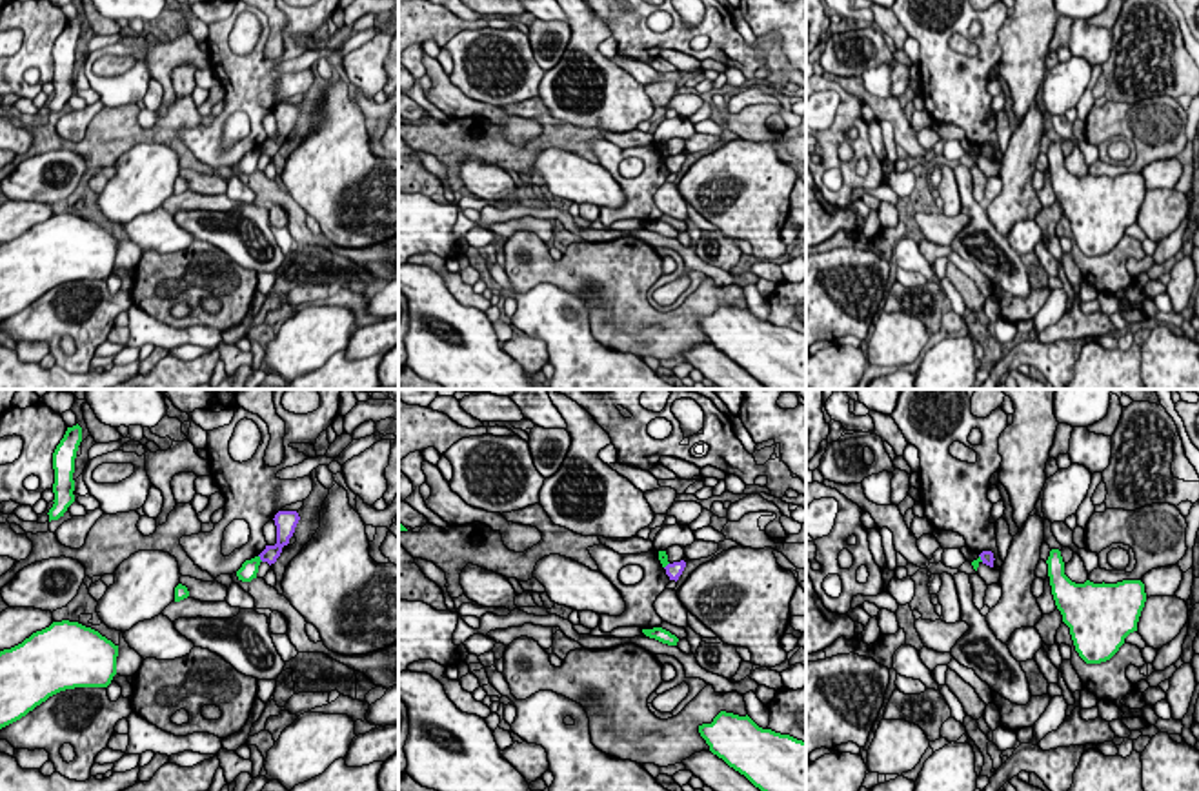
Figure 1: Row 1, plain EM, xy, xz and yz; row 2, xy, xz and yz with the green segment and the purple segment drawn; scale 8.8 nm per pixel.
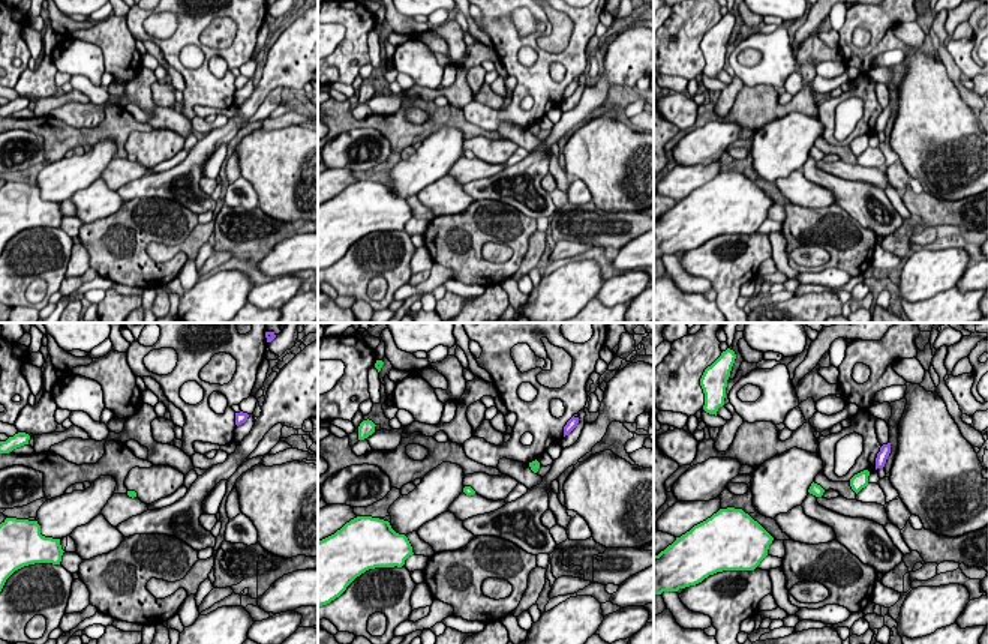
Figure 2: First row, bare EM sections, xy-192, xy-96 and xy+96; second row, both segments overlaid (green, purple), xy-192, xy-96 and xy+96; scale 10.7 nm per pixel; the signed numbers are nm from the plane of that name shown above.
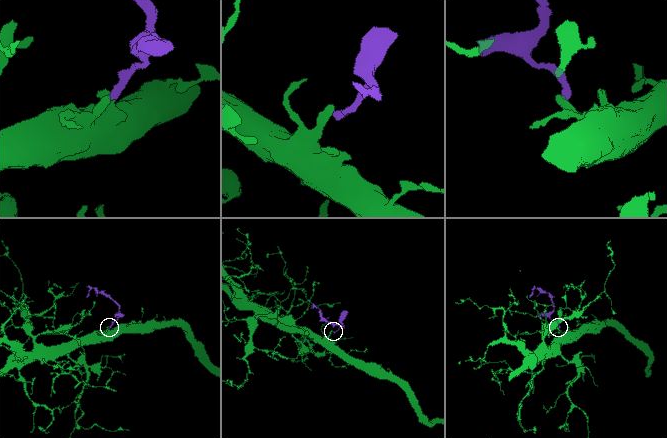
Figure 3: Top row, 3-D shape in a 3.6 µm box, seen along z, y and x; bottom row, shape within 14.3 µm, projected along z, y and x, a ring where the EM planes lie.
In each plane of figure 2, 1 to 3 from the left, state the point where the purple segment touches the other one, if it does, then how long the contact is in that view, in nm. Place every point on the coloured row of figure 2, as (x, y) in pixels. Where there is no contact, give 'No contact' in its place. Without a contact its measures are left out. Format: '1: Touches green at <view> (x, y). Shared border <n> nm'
1: No contact
2: No contact
3: No contact

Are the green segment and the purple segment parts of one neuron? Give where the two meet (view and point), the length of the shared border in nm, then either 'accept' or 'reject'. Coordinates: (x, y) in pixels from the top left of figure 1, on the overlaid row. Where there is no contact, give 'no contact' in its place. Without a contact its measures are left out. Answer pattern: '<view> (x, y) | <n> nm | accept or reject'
xy (259, 559) | 70 nm | reject

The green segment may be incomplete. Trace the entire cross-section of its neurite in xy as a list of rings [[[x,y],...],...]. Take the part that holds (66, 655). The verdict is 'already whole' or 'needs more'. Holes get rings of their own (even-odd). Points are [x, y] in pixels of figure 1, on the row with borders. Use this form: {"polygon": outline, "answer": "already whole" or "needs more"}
{"polygon": [[[53,622],[0,651],[0,729],[49,696],[75,687],[107,687],[118,646],[78,622]]], "answer": "already whole"}

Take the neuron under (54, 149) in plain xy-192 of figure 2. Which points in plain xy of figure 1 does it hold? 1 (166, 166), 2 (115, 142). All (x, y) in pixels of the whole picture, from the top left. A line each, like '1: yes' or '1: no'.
1: no
2: yes

